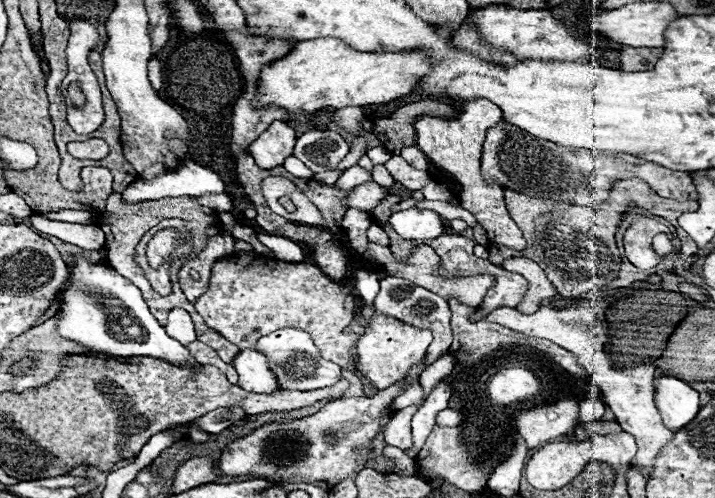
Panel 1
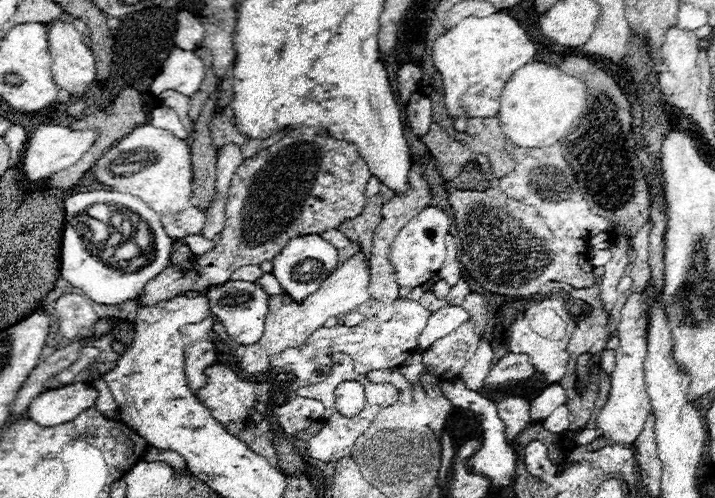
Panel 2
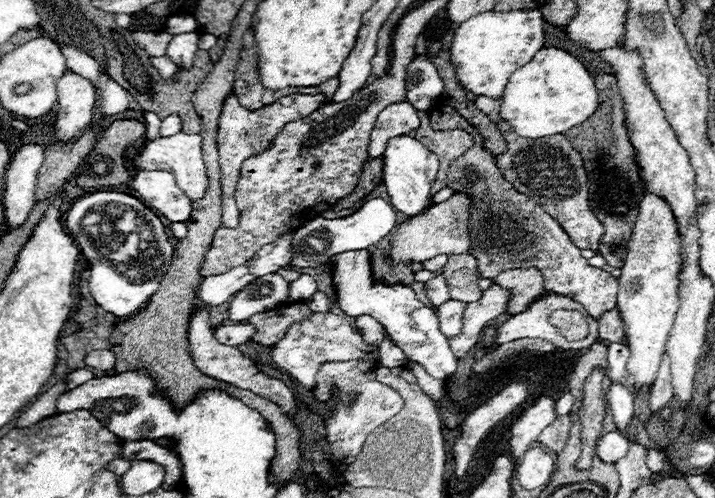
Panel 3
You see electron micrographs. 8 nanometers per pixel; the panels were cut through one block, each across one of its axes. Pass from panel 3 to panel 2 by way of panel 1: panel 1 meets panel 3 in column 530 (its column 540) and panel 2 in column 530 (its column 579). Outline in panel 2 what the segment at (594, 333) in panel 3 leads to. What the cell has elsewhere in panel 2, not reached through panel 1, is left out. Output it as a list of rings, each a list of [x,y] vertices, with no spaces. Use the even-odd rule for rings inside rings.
[[[528,310],[522,320],[516,320],[510,326],[508,350],[528,354],[530,362],[536,366],[538,372],[546,376],[550,384],[558,382],[566,374],[566,368],[568,368],[566,346],[568,346],[570,336],[562,340],[548,340],[530,328],[532,318],[534,318],[534,312]]]

